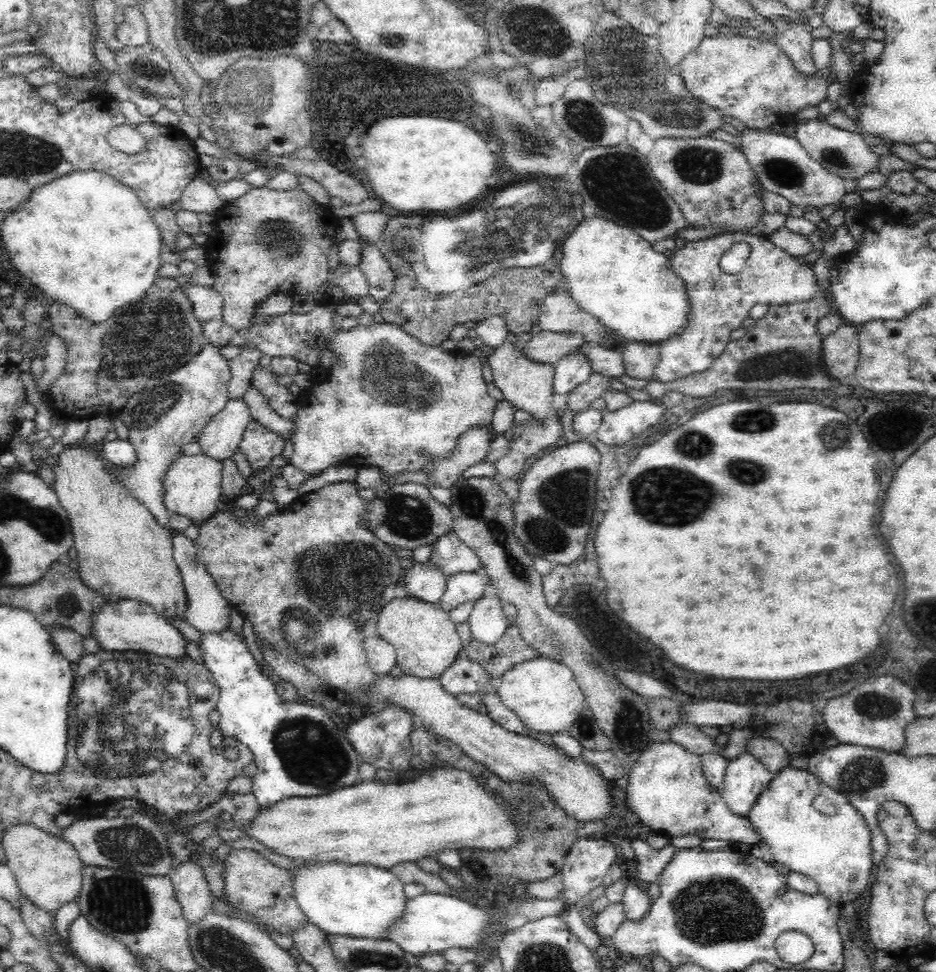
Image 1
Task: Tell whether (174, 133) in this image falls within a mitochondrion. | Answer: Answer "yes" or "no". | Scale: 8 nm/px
no

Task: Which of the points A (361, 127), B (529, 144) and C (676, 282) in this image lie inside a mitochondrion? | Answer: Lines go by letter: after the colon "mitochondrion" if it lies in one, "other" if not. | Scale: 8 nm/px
A: other
B: mitochondrion
C: other

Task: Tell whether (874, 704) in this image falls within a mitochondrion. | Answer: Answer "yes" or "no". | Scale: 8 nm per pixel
yes

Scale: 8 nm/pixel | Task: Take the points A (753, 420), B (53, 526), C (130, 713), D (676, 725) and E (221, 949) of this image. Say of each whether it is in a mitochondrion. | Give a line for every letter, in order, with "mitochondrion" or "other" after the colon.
A: mitochondrion
B: mitochondrion
C: mitochondrion
D: other
E: mitochondrion

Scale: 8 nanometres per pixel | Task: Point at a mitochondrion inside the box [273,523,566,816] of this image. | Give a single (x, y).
(345, 582)

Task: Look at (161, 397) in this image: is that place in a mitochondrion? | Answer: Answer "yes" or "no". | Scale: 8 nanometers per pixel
yes

